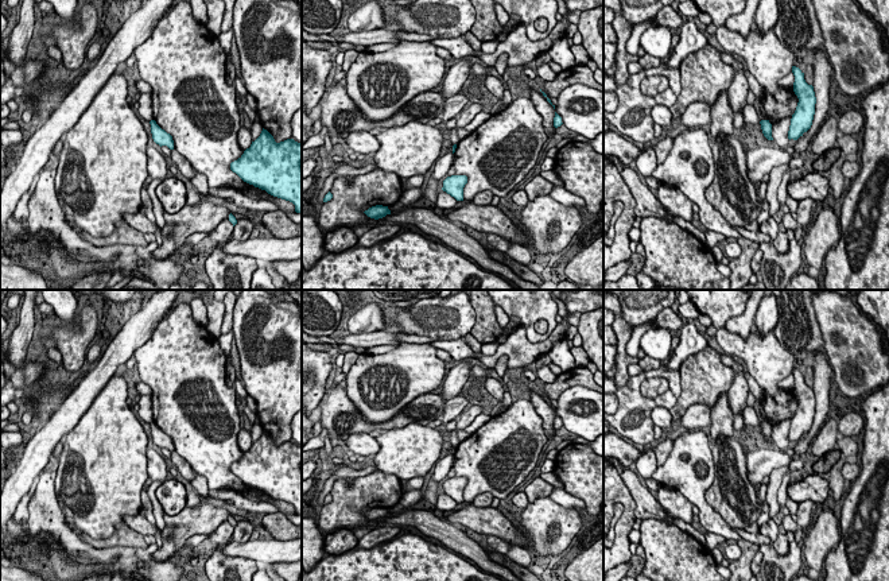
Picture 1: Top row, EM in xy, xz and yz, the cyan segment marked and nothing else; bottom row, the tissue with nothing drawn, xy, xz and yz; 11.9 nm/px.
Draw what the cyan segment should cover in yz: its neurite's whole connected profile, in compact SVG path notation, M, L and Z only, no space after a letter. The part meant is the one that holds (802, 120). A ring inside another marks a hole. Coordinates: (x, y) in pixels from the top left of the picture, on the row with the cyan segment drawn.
M792 66L792 73L795 75L793 92L799 102L791 119L788 139L797 140L812 125L816 97L814 86L805 82L804 73L796 66Z

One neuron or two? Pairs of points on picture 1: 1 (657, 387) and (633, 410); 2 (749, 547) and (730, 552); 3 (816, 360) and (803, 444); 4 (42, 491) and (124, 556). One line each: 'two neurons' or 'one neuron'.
1: two neurons
2: two neurons
3: one neuron
4: one neuron

